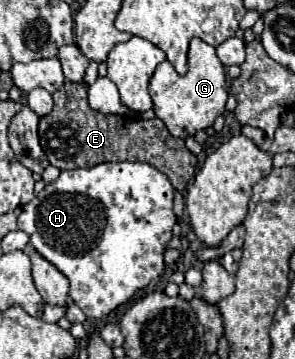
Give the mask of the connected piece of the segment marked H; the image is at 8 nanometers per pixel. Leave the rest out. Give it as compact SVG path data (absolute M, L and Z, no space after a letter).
M105 162L83 170L63 170L55 182L47 184L45 190L21 208L19 230L29 236L31 246L43 258L69 278L69 296L85 316L103 318L161 276L165 268L163 252L177 222L173 194L175 188L167 176L145 162Z

